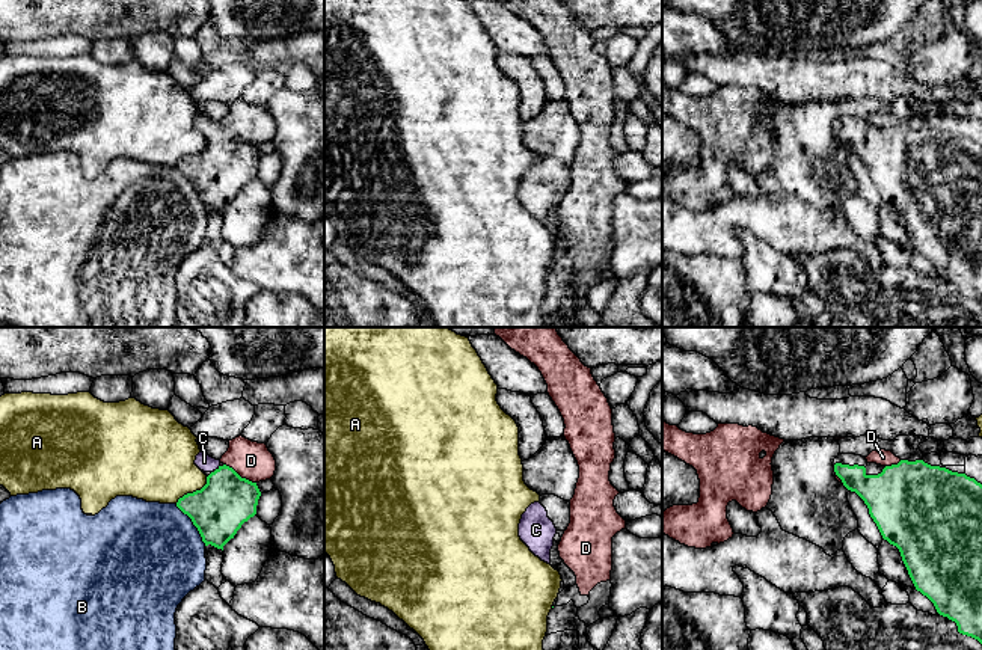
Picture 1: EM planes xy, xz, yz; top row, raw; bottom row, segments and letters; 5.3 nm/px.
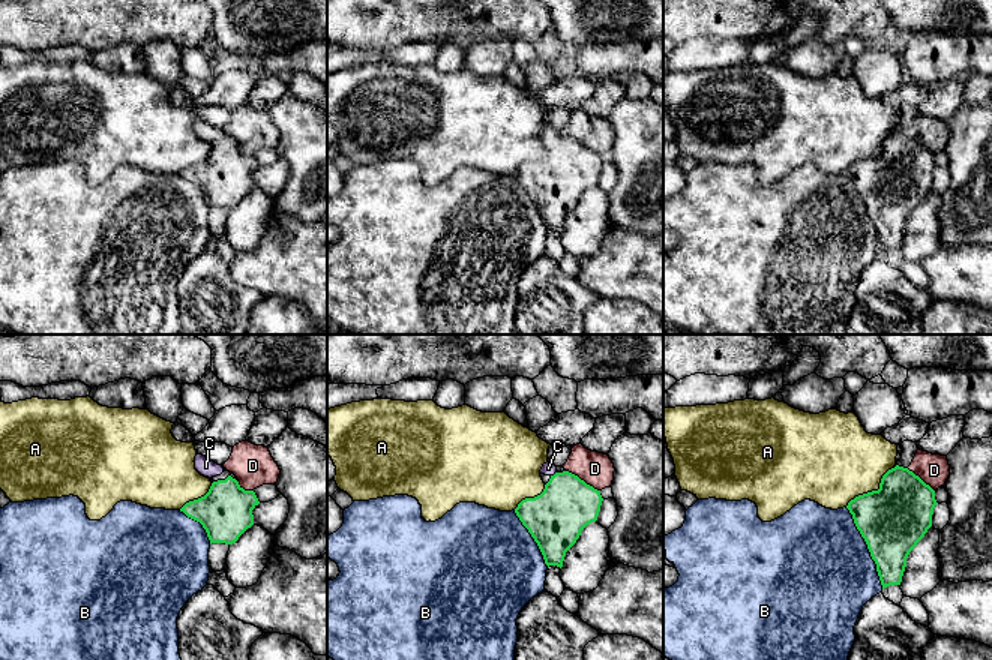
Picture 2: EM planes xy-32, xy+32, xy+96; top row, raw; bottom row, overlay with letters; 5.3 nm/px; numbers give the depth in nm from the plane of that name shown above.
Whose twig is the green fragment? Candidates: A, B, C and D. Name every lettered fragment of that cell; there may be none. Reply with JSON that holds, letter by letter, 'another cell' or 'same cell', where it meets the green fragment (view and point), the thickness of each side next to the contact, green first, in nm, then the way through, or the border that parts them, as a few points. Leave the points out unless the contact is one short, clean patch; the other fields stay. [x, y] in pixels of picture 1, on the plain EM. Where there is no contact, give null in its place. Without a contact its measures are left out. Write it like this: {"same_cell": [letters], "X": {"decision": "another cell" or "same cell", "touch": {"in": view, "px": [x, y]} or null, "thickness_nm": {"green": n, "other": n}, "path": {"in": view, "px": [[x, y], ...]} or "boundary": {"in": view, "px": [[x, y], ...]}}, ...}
{"same_cell": ["C"], "A": {"decision": "another cell", "touch": {"in": "xy", "px": [193, 154]}, "thickness_nm": {"green": 300, "other": 400}}, "B": {"decision": "another cell", "touch": {"in": "xy", "px": [193, 186]}, "thickness_nm": {"green": 300, "other": 500}}, "C": {"decision": "same cell", "touch": {"in": "xy", "px": [219, 130]}, "thickness_nm": {"green": 300, "other": 90}}, "D": {"decision": "another cell", "touch": {"in": "xy", "px": [239, 137]}, "thickness_nm": {"green": 300, "other": 200}, "boundary": {"in": "xy", "px": [[224, 125], [255, 145]]}}}

